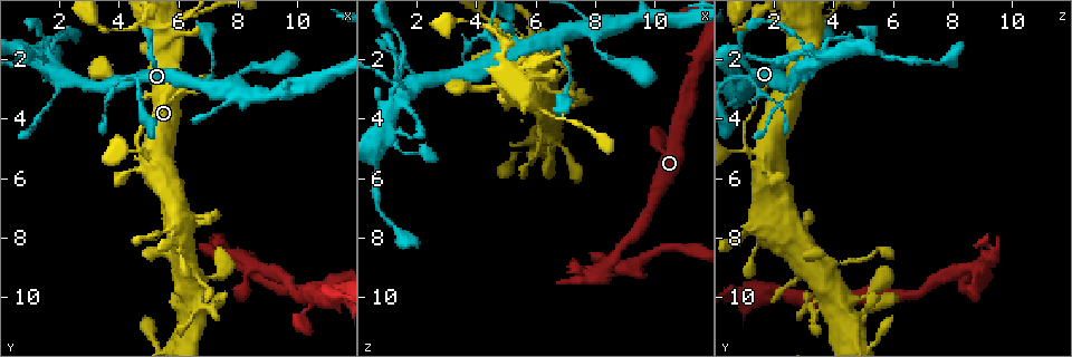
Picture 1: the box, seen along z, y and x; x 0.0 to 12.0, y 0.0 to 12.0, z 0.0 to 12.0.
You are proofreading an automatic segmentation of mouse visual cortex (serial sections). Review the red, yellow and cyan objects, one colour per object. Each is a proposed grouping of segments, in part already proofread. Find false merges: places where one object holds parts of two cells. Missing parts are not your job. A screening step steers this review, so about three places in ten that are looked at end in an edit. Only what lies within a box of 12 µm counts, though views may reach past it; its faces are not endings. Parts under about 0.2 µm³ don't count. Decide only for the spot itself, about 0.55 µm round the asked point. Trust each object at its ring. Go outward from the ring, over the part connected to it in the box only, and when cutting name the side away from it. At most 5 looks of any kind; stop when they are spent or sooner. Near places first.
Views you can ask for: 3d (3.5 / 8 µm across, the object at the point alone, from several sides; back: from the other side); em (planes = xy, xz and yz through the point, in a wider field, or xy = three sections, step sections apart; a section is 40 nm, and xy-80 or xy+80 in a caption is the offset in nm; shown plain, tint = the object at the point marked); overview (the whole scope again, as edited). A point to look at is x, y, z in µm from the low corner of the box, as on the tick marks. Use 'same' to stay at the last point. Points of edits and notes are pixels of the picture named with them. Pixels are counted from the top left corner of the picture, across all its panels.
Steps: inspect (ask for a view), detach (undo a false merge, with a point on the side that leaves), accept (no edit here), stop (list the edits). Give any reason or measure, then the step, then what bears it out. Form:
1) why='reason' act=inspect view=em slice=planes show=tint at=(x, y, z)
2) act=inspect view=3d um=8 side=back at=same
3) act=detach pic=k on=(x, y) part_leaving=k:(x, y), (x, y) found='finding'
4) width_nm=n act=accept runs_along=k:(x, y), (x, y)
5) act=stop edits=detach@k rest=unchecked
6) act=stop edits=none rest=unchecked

why='thick turns thin' act=inspect view=3d um=3.5 at=(4.9, 5.2, 1.6)

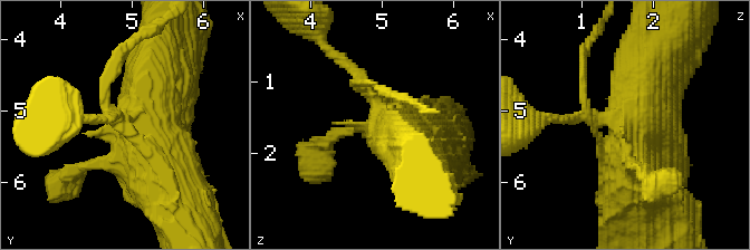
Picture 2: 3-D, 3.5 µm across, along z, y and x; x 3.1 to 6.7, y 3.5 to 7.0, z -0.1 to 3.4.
why='now the EM' act=inspect view=em slice=xy step=5 show=tint at=(4.95, 5.10, 1.50)

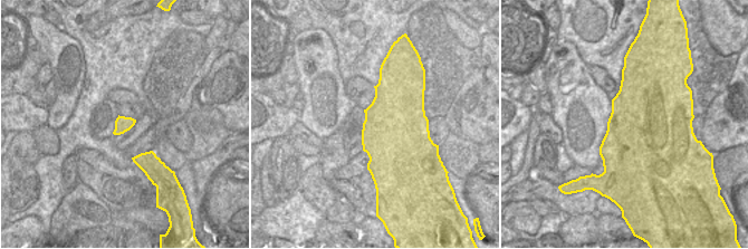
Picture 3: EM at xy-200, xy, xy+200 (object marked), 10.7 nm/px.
act=accept found='all the same cell'

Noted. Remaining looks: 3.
why='abrupt turn' act=inspect view=em slice=xy step=5 show=tint at=(5.5, 0.9, 2.6)

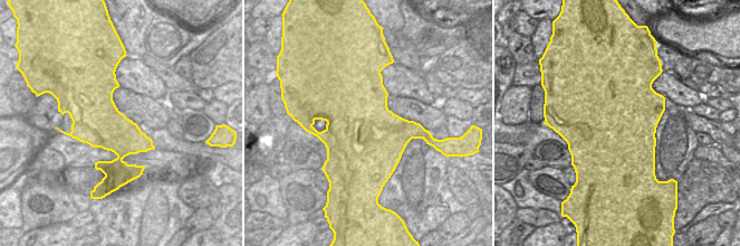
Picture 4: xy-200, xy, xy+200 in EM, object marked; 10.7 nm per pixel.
why='wider look' act=inspect view=3d um=3.5 side=back at=same

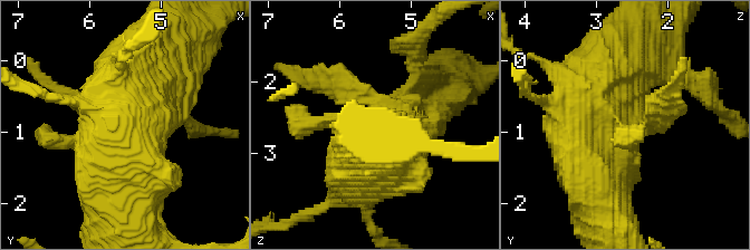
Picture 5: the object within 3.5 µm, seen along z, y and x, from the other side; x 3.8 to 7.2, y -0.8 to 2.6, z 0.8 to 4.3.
act=accept runs_along=5:(378, 157), (375, 106), (330, 83) found='all the same cell'

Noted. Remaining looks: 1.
act=stop edits=none rest=unchecked

